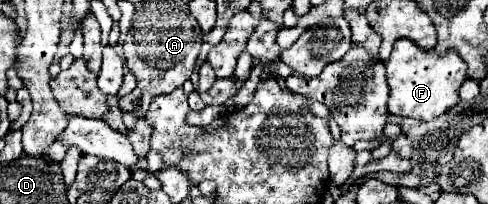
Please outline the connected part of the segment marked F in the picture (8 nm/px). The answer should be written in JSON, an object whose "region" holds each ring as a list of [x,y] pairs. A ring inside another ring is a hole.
{"region":[[[400,38],[394,44],[392,56],[386,60],[386,78],[390,86],[388,112],[418,120],[434,120],[458,104],[458,88],[466,80],[466,62],[454,52],[436,54],[436,50],[420,50],[416,42]]]}

